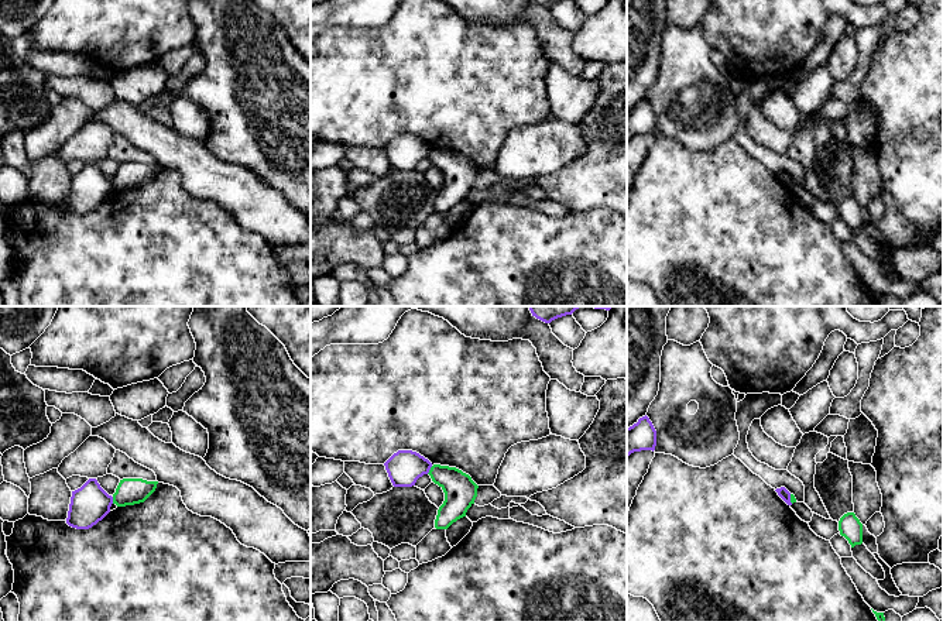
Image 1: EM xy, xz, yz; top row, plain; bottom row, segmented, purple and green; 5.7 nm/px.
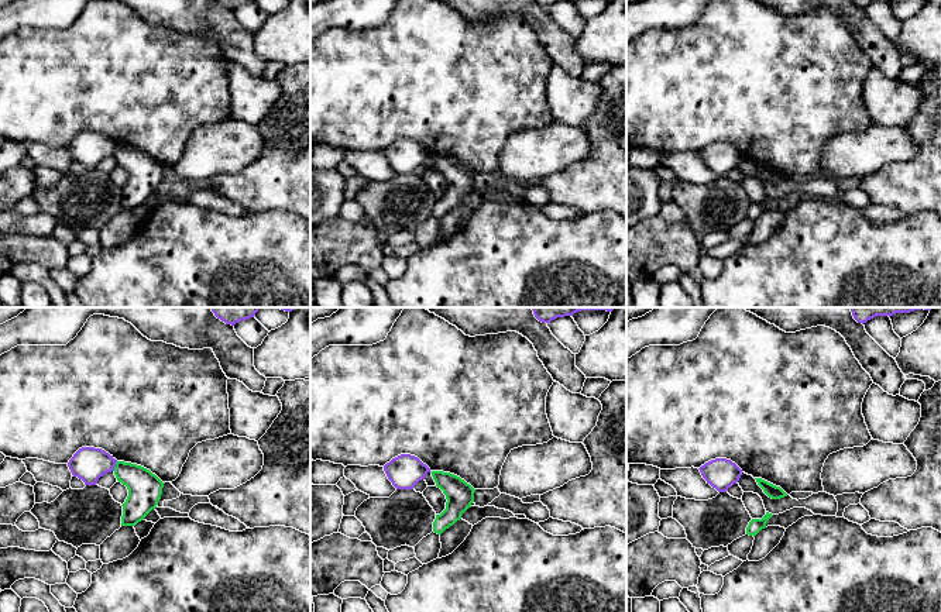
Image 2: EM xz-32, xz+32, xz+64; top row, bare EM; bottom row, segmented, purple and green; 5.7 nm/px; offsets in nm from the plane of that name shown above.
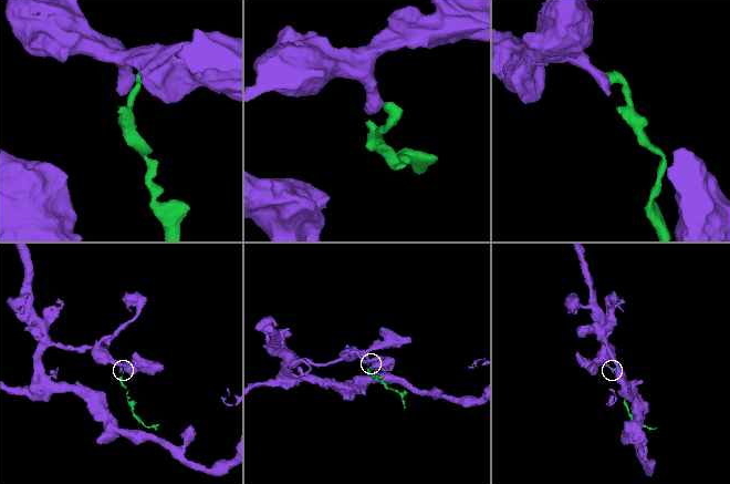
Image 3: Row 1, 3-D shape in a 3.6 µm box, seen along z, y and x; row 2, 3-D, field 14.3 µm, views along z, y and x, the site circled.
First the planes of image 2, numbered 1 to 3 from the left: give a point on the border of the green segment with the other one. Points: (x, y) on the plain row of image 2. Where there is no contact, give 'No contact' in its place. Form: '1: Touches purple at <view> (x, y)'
1: Touches purple at xz-32 (114, 150)
2: No contact
3: No contact

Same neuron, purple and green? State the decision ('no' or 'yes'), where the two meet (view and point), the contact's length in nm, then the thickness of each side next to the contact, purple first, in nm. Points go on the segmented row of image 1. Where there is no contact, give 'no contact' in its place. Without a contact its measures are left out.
no | xz (429, 469) | 60 nm | 200/190 nm

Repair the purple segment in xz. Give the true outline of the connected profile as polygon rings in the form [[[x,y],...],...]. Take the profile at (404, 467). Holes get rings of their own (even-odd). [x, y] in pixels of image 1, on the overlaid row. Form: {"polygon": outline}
{"polygon": [[[398,450],[384,466],[394,487],[412,487],[429,473],[432,463],[416,452]]]}

